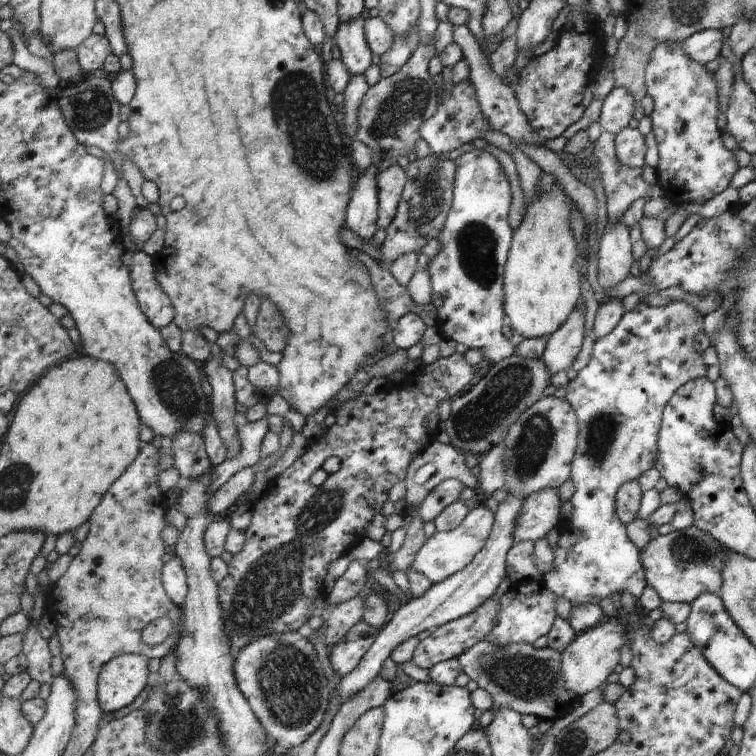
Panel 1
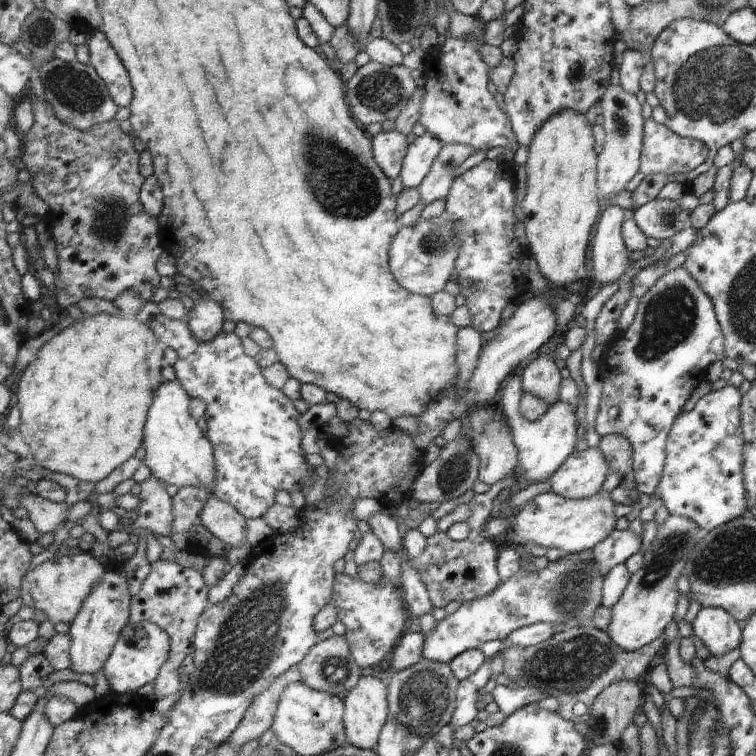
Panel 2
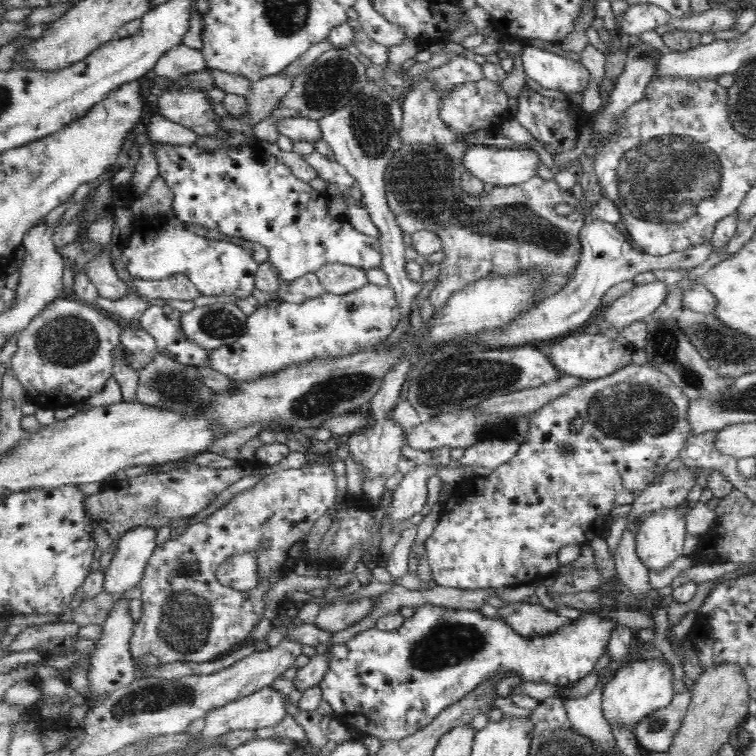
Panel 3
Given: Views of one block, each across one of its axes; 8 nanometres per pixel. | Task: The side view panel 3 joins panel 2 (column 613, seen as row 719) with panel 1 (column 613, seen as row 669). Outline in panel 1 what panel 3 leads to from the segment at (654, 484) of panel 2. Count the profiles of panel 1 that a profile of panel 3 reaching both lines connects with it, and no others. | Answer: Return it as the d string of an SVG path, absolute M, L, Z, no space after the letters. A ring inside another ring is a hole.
M671 302L671 305L667 304L663 307L651 307L645 303L640 303L630 312L626 313L621 320L621 323L603 339L596 340L594 344L592 357L586 367L578 372L578 376L570 382L566 387L566 400L572 405L574 414L578 421L578 450L572 463L572 482L574 484L574 495L572 496L572 519L569 524L569 528L563 530L563 534L560 534L560 539L554 550L554 570L544 574L544 584L549 587L550 590L555 592L555 595L561 596L567 599L572 604L572 607L579 607L582 605L598 605L601 600L610 598L611 594L631 594L635 599L641 598L645 588L647 588L646 570L642 566L641 554L638 547L630 540L629 531L626 529L626 525L619 519L617 515L617 494L619 490L626 484L635 480L638 480L649 472L649 470L655 469L658 465L659 457L659 438L660 431L663 425L663 410L669 404L670 397L676 393L679 386L686 385L687 382L697 379L697 376L705 376L705 366L703 362L699 360L699 356L693 352L691 348L691 340L693 340L693 334L701 328L701 315L698 311L695 311L689 303L685 302ZM623 390L641 390L647 394L647 406L641 410L641 416L625 416L617 410L617 398L619 398L619 392Z

